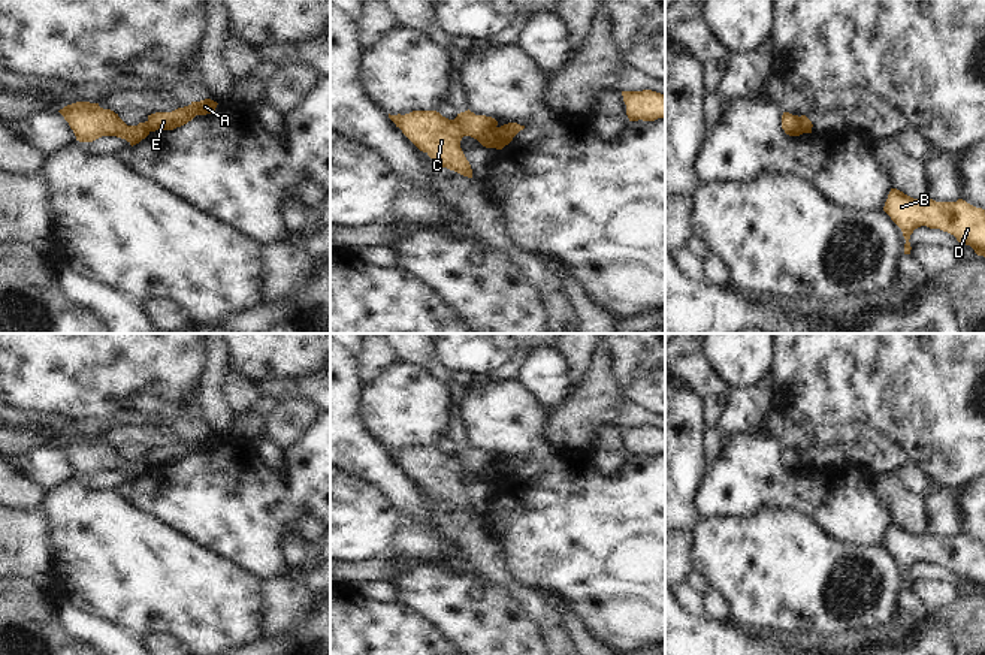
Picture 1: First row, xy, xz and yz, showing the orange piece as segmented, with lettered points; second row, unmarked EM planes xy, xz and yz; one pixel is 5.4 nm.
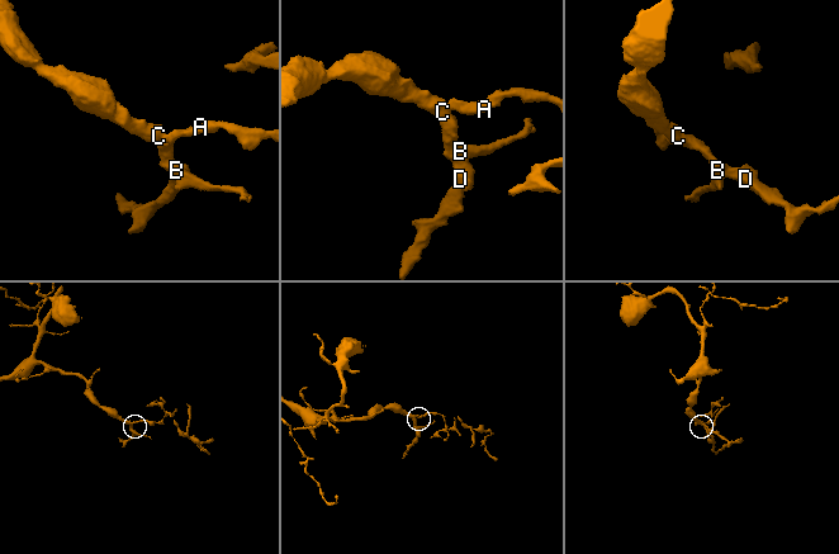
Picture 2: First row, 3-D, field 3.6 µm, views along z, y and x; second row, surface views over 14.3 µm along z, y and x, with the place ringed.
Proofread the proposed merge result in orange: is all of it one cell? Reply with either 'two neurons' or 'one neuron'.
two neurons

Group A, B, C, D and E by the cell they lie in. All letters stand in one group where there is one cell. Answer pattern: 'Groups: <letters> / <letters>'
Groups: A E / B C D

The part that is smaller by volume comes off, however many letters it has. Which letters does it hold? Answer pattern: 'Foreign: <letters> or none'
Foreign: A, E

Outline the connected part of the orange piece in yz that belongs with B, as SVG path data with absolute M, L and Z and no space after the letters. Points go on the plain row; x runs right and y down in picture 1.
M891 523L883 546L901 564L906 574L904 589L910 589L910 570L927 561L940 564L970 580L978 591L985 592L985 544L963 534L957 537L936 537L928 531L913 534L897 523Z

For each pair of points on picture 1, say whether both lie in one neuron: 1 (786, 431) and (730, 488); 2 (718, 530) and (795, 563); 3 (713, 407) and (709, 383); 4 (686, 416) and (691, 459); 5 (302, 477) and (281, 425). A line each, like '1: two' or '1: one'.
1: two
2: one
3: two
4: one
5: two

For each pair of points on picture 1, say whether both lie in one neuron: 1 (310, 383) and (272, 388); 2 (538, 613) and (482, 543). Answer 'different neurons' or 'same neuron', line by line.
1: same neuron
2: same neuron

